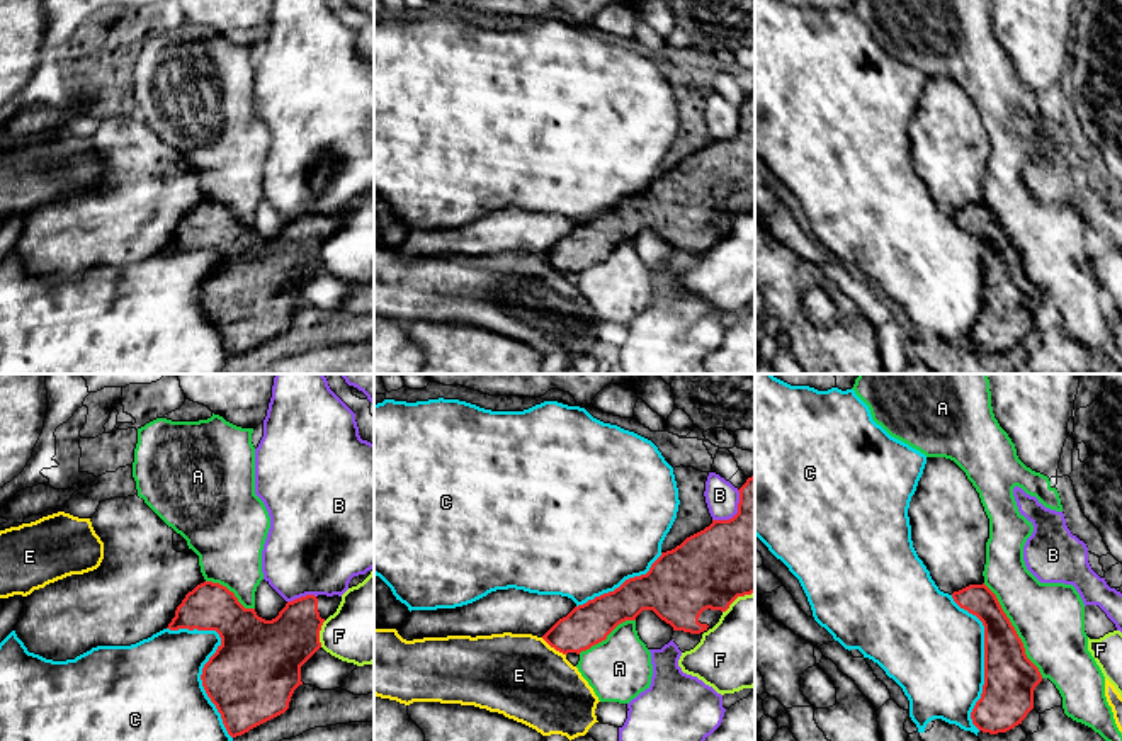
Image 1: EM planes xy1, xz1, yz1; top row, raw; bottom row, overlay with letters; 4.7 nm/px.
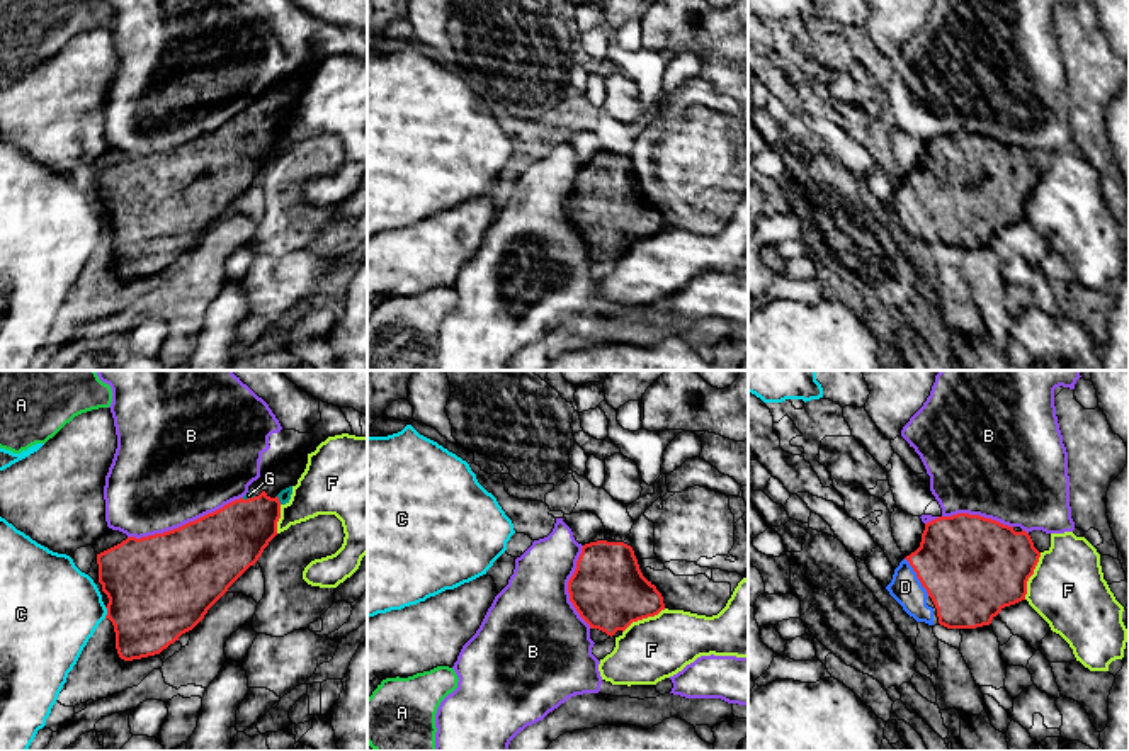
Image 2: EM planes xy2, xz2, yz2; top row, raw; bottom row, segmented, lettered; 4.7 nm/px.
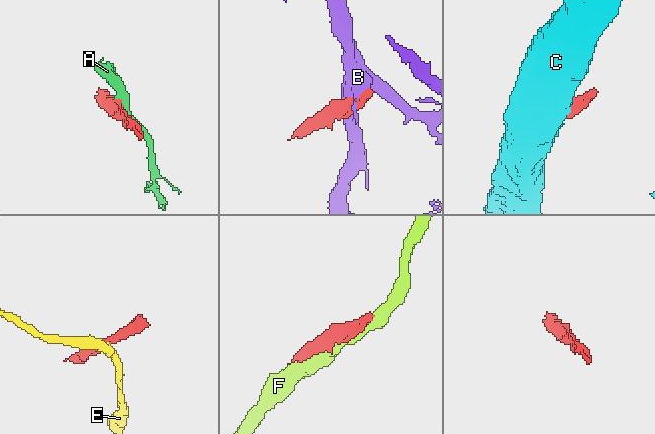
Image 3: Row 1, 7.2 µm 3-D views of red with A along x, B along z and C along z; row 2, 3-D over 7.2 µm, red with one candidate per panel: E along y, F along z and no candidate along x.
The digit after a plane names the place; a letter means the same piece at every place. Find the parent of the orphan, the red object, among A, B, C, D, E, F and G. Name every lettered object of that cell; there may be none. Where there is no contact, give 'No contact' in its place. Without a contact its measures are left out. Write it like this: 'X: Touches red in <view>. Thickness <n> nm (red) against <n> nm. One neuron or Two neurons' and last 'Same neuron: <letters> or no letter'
A: Touches red in yz1. Thickness 260 nm (red) against 340 nm. Two neurons
B: Touches red in xy2. Thickness 420 nm (red) against 500 nm. Two neurons
C: Touches red in xy1. Thickness 420 nm (red) against 400 nm. Two neurons
D: Touches red in yz2. Thickness 460 nm (red) against 150 nm. One neuron
E: Touches red in xz1. Thickness 200 nm (red) against 400 nm. Two neurons
F: Touches red in yz2. Thickness 460 nm (red) against 360 nm. Two neurons
G: Touches red in xy2. Thickness 300 nm (red) against 60 nm. One neuron
Same neuron: D, G

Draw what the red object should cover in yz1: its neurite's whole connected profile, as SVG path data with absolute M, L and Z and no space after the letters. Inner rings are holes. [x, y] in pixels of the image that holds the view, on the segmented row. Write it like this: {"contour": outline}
{"contour": "M984 583L954 591L952 598L984 625L984 685L971 712L972 724L983 733L1006 733L1034 709L1034 690L1042 675L1027 658L1022 639Z"}

